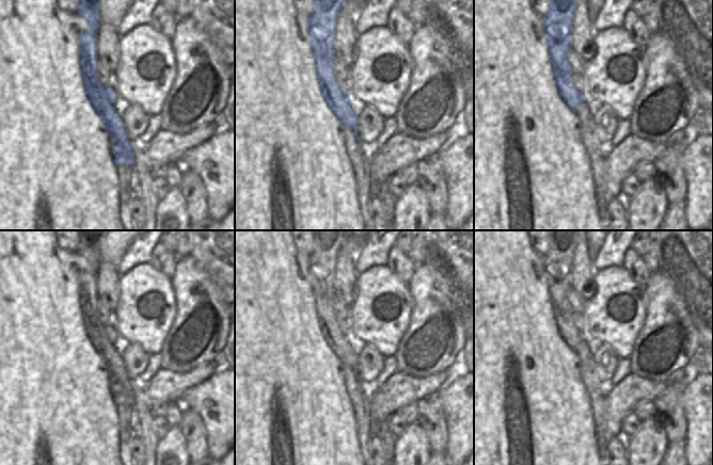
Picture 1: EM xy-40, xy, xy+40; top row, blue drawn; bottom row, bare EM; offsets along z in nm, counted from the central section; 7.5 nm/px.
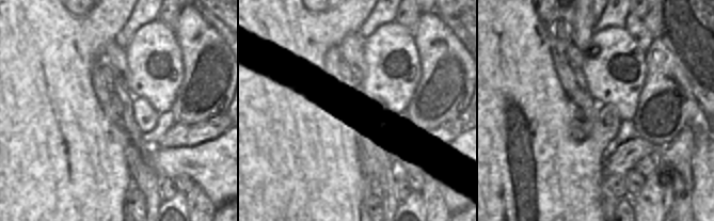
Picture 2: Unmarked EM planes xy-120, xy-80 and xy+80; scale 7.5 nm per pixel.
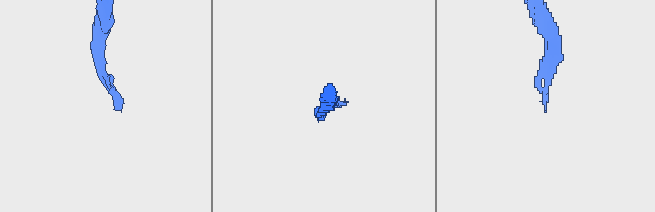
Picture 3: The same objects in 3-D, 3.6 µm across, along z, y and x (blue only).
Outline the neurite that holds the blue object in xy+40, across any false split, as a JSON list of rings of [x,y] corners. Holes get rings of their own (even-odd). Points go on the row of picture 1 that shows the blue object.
[[[551,0],[551,9],[542,18],[555,83],[561,98],[572,111],[587,100],[586,96],[574,87],[574,73],[568,64],[568,53],[572,50],[574,11],[579,2],[580,0]]]

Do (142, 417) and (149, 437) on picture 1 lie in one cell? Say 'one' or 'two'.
one

